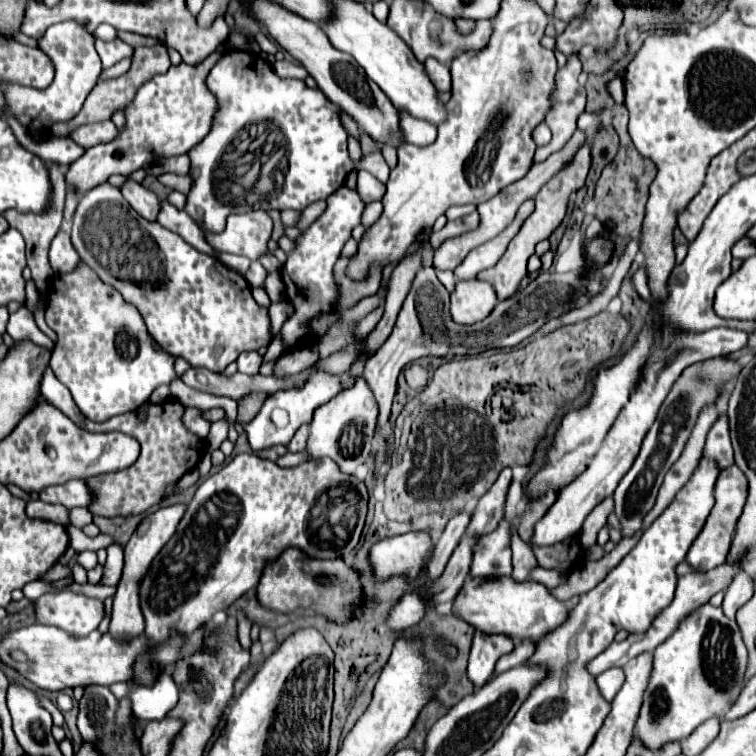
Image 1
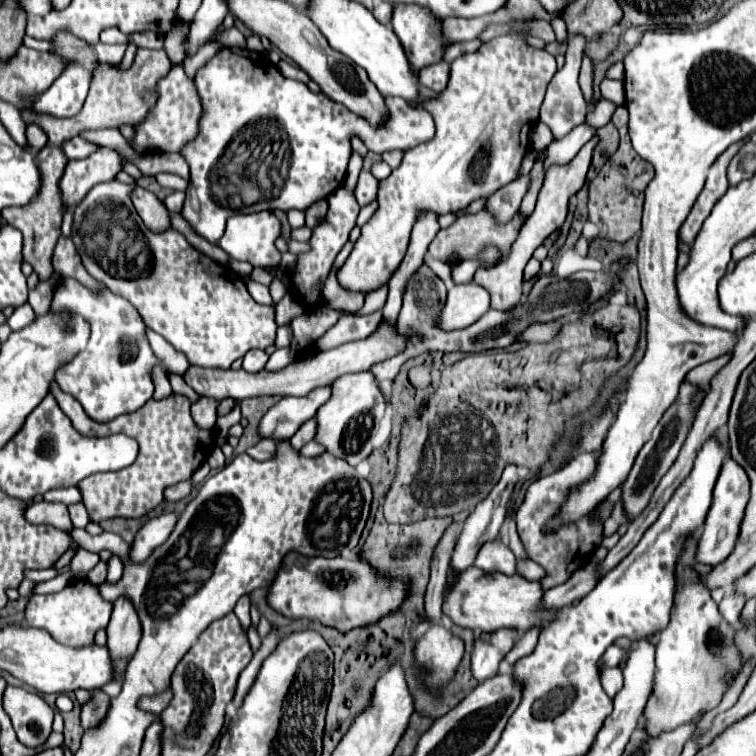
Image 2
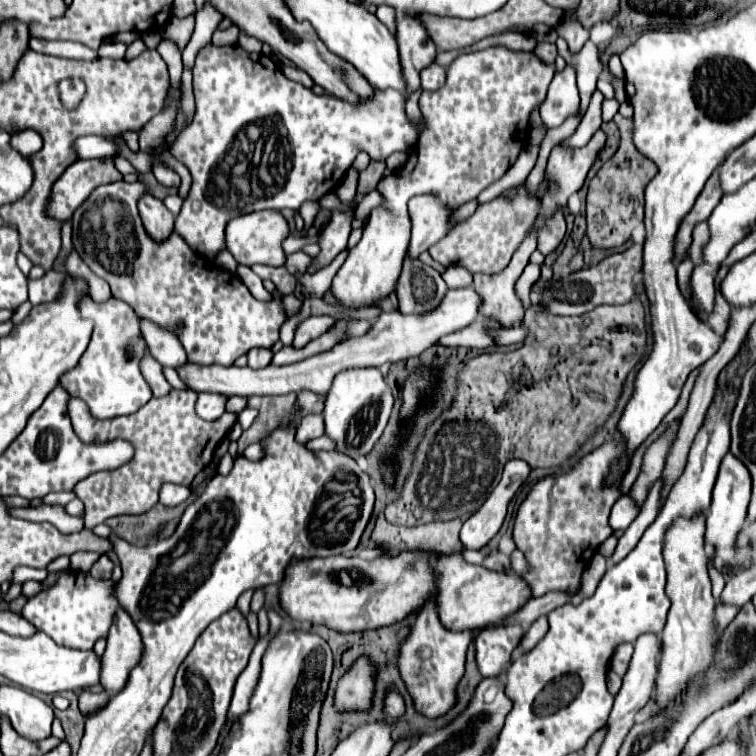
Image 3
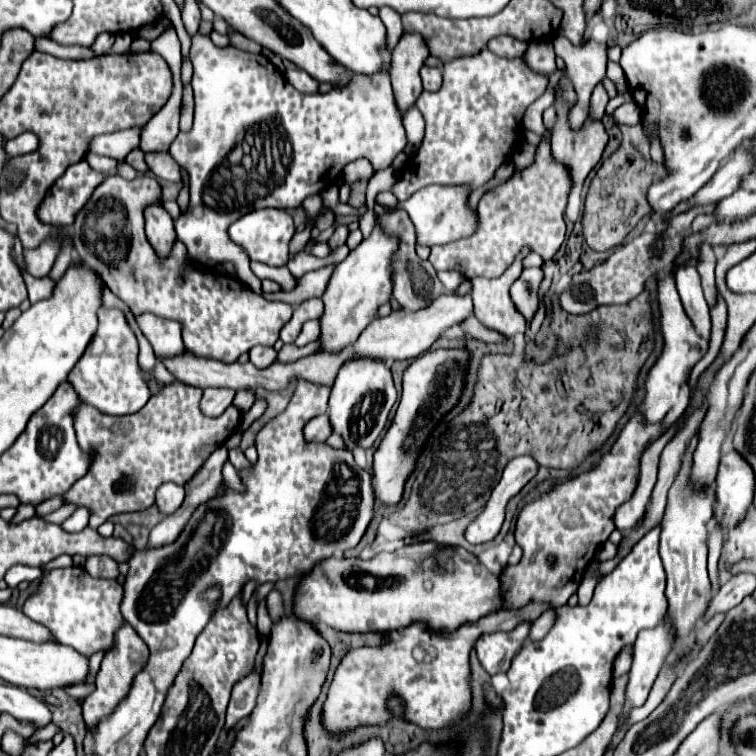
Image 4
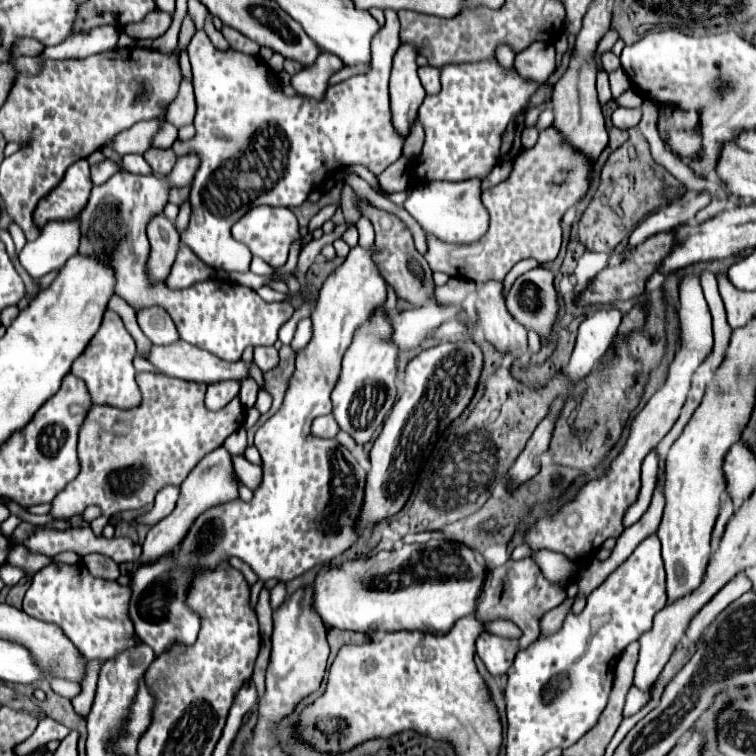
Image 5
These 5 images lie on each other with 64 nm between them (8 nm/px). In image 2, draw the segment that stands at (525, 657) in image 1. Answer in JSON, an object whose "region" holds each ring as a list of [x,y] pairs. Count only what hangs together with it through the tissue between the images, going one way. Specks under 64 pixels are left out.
{"region":[[[526,632],[526,634],[522,634],[520,640],[514,644],[514,648],[506,654],[504,662],[508,662],[510,666],[514,666],[520,658],[532,654],[534,652],[534,646],[536,646],[536,640],[538,640],[538,634],[540,632]]]}

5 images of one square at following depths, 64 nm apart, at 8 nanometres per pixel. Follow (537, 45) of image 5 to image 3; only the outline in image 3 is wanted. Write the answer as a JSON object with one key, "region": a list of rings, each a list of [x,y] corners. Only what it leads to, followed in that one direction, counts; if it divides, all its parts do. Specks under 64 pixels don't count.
{"region":[[[538,42],[538,46],[536,46],[536,56],[540,56],[546,64],[553,64],[556,56],[558,56],[557,47],[555,44],[548,42]]]}

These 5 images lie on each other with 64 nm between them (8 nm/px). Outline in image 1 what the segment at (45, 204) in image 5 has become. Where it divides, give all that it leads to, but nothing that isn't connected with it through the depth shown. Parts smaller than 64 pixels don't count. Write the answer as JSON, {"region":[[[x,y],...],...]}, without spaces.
{"region":[[[214,52],[200,66],[178,64],[170,66],[166,74],[158,74],[144,82],[126,108],[126,124],[112,142],[88,148],[66,174],[68,184],[78,190],[92,190],[104,184],[112,174],[130,176],[132,172],[150,166],[158,158],[170,158],[190,152],[212,128],[218,112],[218,100],[206,88],[210,68],[220,60],[222,52]]]}

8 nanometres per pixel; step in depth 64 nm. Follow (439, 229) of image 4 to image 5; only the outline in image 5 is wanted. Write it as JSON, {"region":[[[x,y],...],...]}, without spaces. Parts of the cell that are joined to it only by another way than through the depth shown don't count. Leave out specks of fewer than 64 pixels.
{"region":[[[480,180],[418,184],[404,202],[404,208],[422,226],[426,236],[434,236],[438,240],[470,244],[488,230],[488,214],[480,204]]]}

